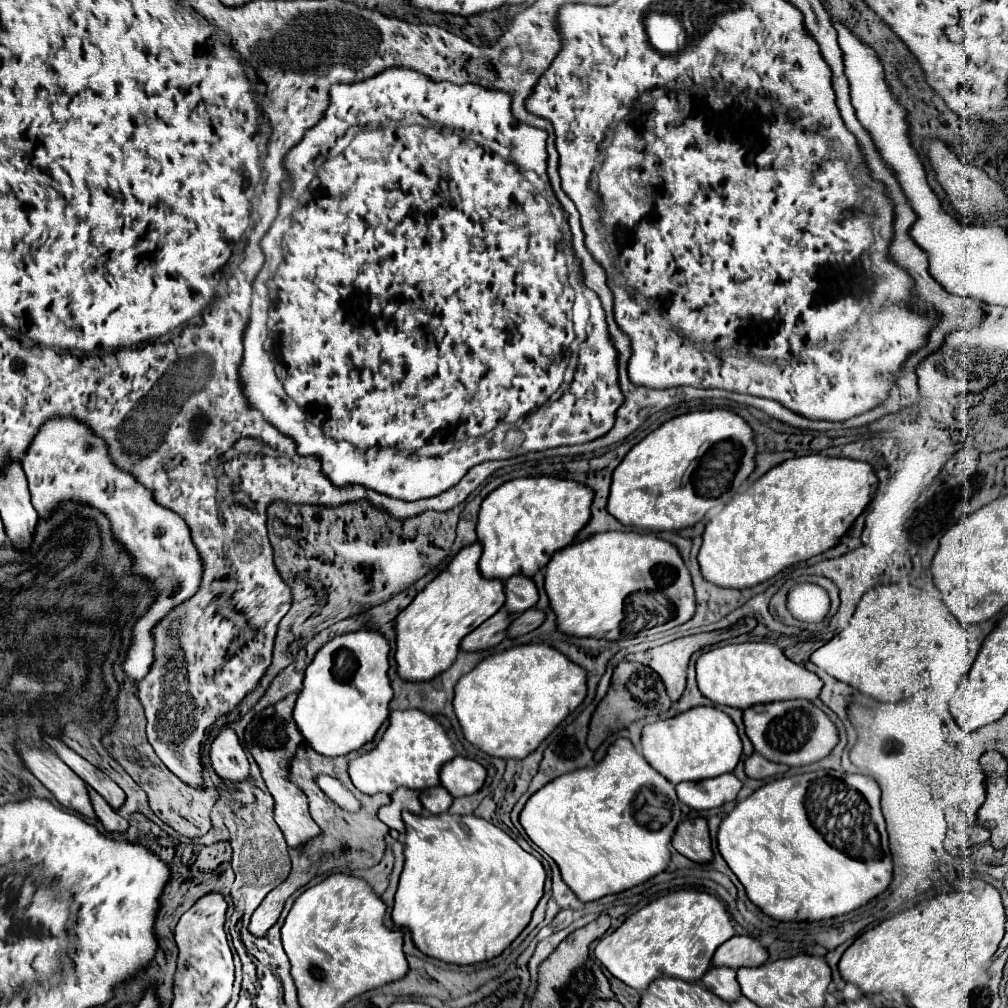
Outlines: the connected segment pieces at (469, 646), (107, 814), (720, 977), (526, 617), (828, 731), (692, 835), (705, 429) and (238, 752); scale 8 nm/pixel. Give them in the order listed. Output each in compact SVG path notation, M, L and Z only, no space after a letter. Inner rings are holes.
M500 609L496 615L492 615L488 621L484 621L478 629L474 629L470 635L462 639L462 649L482 651L498 645L506 637L506 629L510 621L512 621L512 615L506 609Z
M90 789L90 799L94 805L94 811L98 815L98 819L102 821L102 825L106 827L106 831L110 833L124 833L128 829L128 821L120 815L116 815L112 811L112 807L108 807L108 803L104 803L104 799L100 799L100 795L96 795L96 791Z
M710 967L702 977L702 983L714 995L720 995L720 999L724 999L726 1003L732 1003L742 995L740 985L736 981L736 971L730 967Z
M528 609L528 611L524 611L522 615L518 615L514 621L512 621L512 625L510 625L510 629L508 629L508 637L520 637L520 635L526 635L526 633L530 633L530 631L534 631L534 629L538 629L542 623L544 623L544 619L546 619L546 615L540 611L540 609Z
M802 699L750 707L744 711L744 725L748 739L762 757L784 763L788 767L804 767L816 763L824 759L838 743L836 727L826 717L826 713L820 711L814 703Z
M702 817L686 819L678 825L676 835L672 837L672 847L696 863L712 861L712 847L708 835L708 821Z
M710 409L674 417L634 445L616 467L608 497L608 511L620 523L646 531L678 531L692 527L702 521L712 507L730 501L738 487L752 475L756 467L754 457L754 431L740 415L728 409Z
M222 729L222 733L212 743L210 761L216 773L228 781L242 781L248 777L248 759L244 755L242 745L232 729Z

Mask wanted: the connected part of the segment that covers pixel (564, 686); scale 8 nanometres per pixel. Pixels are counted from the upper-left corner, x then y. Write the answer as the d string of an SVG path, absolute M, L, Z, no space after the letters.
M546 643L516 645L482 659L470 673L460 677L454 695L454 711L464 737L492 757L524 759L530 755L582 701L586 699L586 671Z

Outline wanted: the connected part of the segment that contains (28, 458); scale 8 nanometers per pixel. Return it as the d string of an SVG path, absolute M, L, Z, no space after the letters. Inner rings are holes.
M52 417L48 419L28 445L22 457L22 469L28 477L32 505L38 515L46 517L66 499L78 499L96 509L102 509L110 523L116 539L124 543L124 549L134 557L134 573L154 579L154 589L160 591L148 613L136 623L132 647L124 661L124 671L132 679L140 681L148 675L154 661L152 629L160 623L174 607L196 595L202 581L202 559L192 543L186 521L156 503L152 491L140 485L128 471L118 469L110 455L104 439L94 431L76 421L74 417Z

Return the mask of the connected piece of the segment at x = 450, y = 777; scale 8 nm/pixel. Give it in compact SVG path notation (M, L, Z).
M460 755L450 763L446 763L440 773L442 773L440 777L442 787L446 787L452 797L464 797L476 793L486 779L486 769L480 763Z

